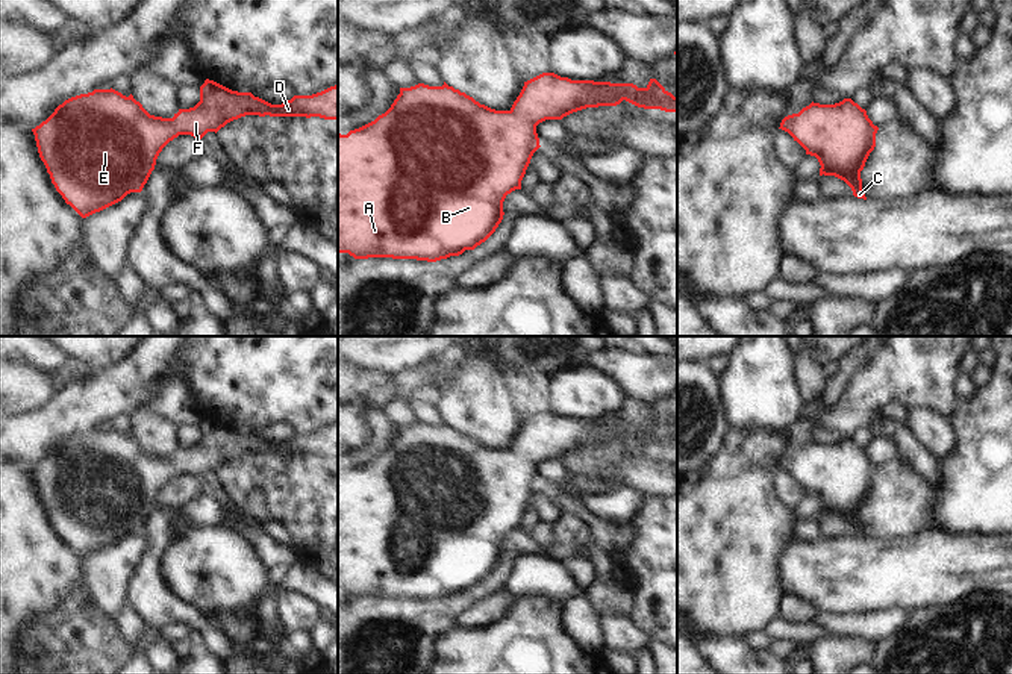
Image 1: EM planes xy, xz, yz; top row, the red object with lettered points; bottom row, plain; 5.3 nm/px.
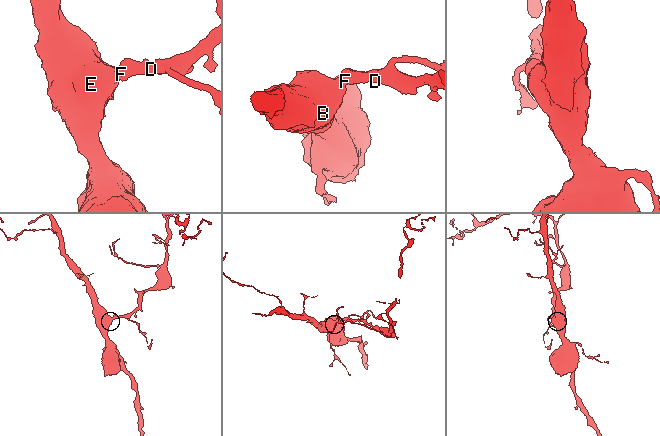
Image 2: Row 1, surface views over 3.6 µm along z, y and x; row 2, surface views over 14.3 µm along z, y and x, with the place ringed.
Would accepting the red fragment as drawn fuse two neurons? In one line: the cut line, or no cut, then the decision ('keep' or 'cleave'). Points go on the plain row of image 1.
cut none; keep

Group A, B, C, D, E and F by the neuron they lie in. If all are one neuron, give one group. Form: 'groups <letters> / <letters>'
groups A B C D E F

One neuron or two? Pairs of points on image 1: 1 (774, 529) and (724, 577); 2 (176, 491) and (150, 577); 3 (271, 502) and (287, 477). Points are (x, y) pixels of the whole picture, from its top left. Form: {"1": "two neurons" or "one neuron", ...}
{"1": "one neuron", "2": "two neurons", "3": "one neuron"}

